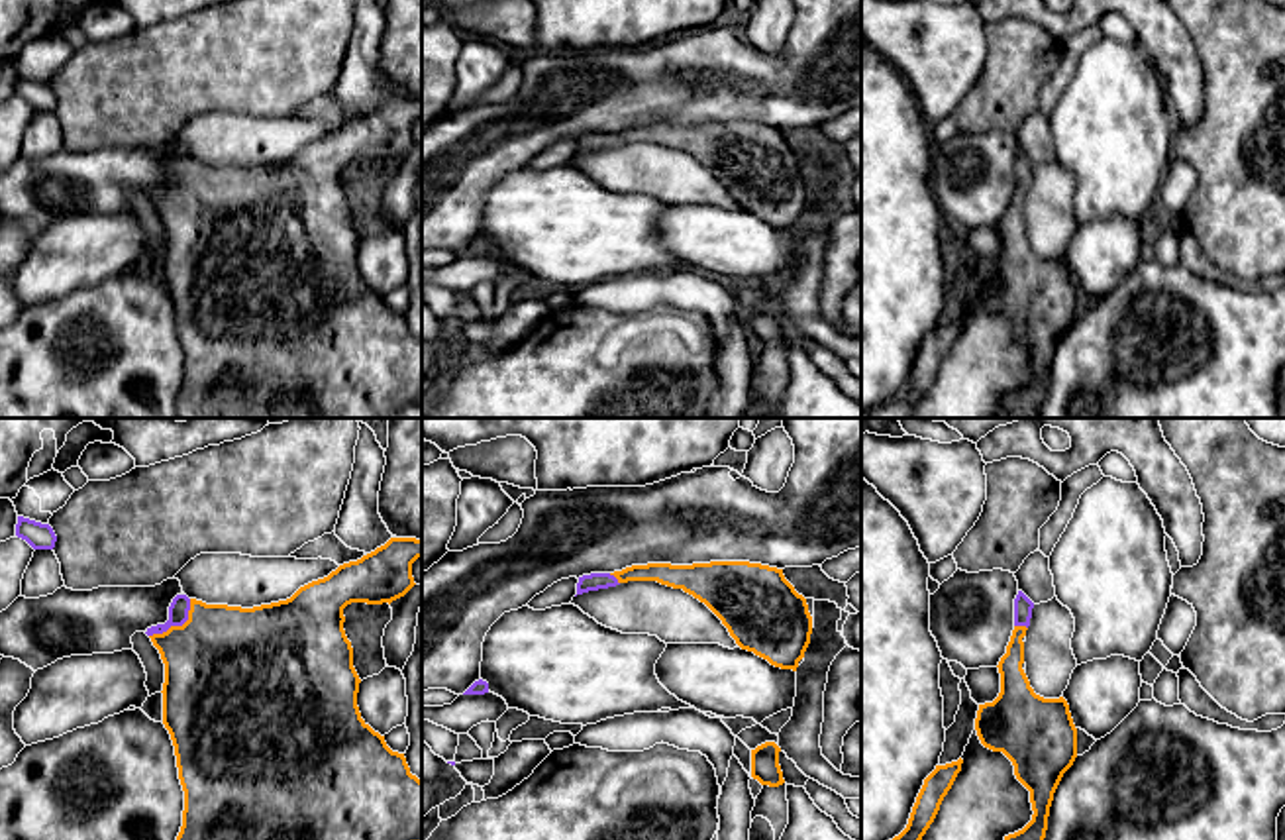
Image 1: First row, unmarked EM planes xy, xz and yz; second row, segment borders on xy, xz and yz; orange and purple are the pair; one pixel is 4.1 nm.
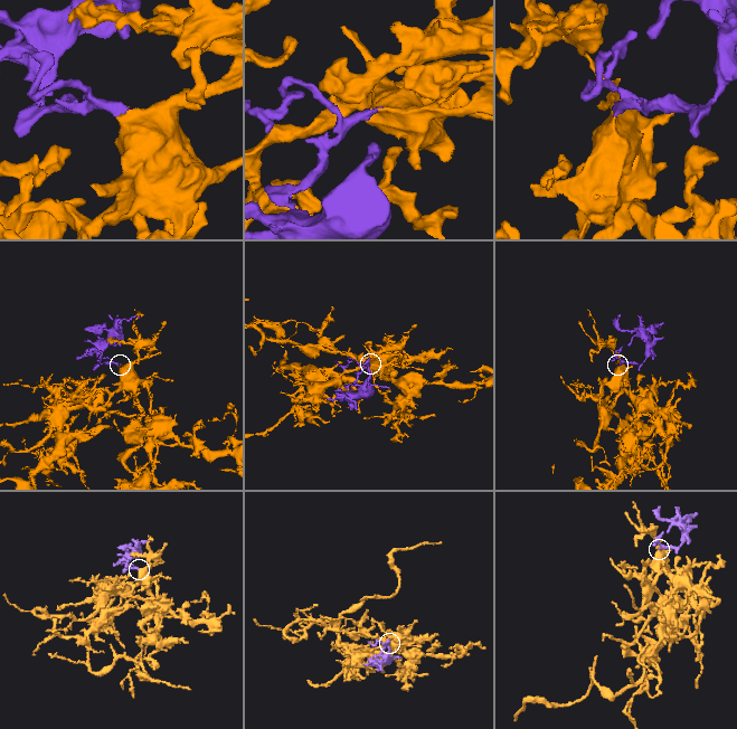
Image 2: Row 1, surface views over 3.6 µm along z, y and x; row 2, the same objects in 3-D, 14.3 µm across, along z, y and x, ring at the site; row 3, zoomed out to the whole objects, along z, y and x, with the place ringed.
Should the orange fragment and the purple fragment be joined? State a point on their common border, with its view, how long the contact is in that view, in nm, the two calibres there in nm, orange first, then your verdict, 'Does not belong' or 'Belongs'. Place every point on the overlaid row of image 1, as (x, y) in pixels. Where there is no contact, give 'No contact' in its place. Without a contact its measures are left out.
Touches orange at xy (177, 627). Shared border 240 nm. Thickness 480 nm (orange) against 80 nm. Belongs

